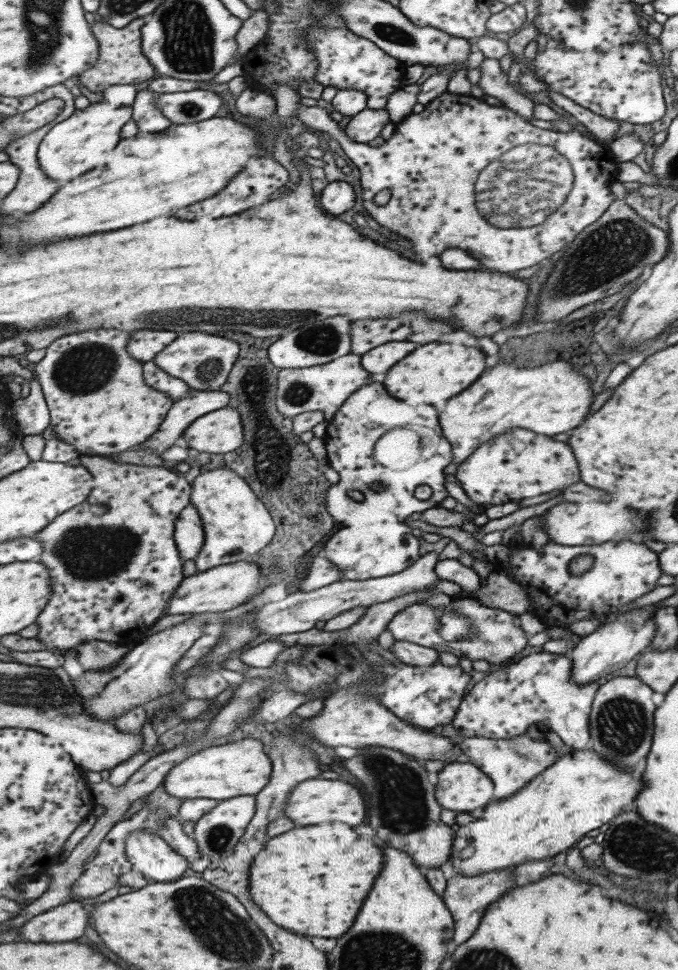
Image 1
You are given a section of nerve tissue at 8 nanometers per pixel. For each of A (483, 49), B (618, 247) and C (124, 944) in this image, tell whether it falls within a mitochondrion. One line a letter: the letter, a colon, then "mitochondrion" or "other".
A: other
B: mitochondrion
C: other

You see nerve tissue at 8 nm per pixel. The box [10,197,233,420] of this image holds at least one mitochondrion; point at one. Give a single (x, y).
(83, 369)

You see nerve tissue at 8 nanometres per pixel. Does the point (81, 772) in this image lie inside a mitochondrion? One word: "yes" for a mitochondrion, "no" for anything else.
no

